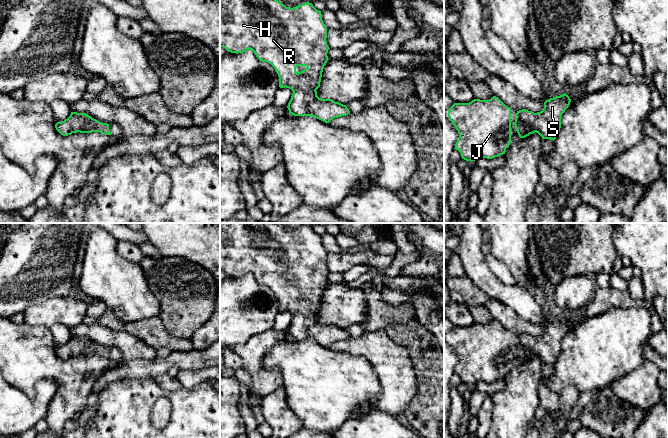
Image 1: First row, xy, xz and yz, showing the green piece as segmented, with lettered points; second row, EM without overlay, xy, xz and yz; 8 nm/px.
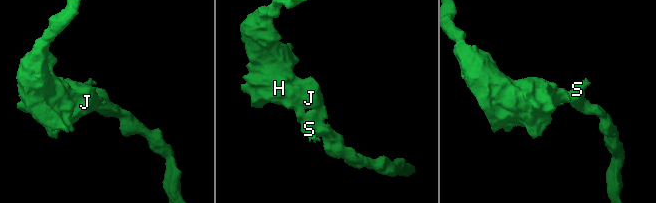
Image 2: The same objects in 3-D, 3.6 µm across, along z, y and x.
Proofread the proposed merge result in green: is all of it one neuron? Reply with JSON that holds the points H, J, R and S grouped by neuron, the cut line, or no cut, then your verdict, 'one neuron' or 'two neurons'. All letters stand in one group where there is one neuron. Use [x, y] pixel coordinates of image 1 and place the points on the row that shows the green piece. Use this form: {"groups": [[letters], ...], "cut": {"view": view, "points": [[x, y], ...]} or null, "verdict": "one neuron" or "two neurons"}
{"groups": [["H", "J", "R", "S"]], "cut": null, "verdict": "one neuron"}

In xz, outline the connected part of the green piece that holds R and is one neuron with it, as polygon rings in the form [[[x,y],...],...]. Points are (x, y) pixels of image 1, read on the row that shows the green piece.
[[[220,0],[220,48],[236,54],[252,50],[260,61],[274,67],[279,87],[293,91],[287,106],[290,114],[312,116],[329,123],[350,111],[346,105],[317,96],[323,68],[329,60],[326,38],[321,11],[312,3],[290,8],[278,0]]]

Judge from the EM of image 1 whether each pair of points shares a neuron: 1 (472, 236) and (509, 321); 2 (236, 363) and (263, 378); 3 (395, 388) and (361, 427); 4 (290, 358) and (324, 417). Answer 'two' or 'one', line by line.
1: two
2: two
3: two
4: one

